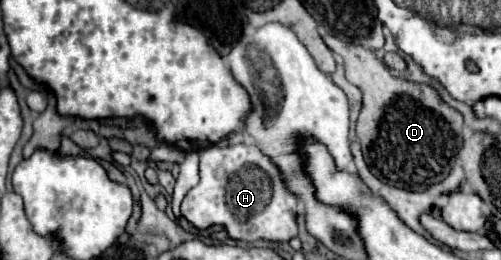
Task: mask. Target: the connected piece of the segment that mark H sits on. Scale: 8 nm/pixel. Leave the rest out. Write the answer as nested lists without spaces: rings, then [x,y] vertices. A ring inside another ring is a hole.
[[[230,144],[226,148],[208,146],[198,152],[200,156],[200,182],[186,194],[182,200],[182,214],[188,222],[192,222],[196,228],[208,228],[212,224],[226,226],[230,238],[254,242],[258,238],[264,240],[276,240],[276,242],[288,242],[290,238],[298,236],[297,212],[304,210],[300,198],[294,198],[284,188],[282,172],[266,158],[258,146],[254,144]]]

